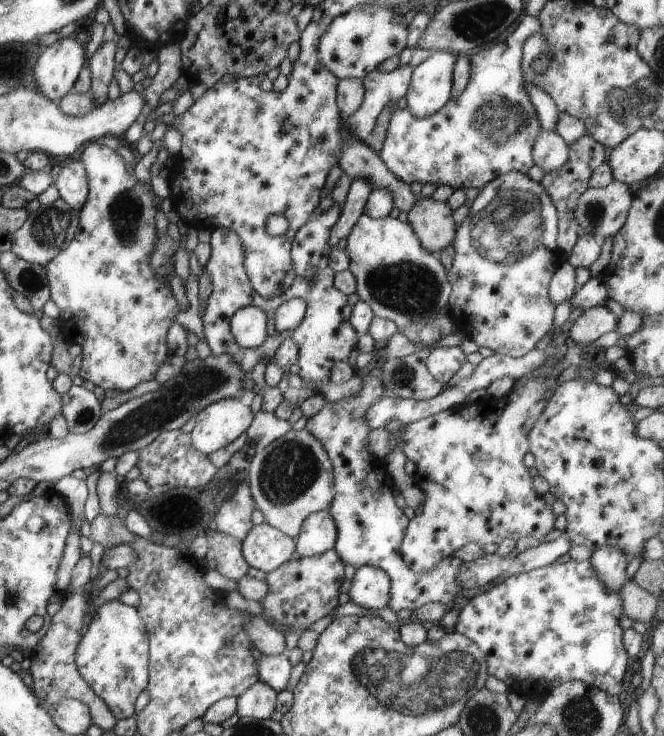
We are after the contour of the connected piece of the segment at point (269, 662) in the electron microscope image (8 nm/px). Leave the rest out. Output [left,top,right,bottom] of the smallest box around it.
[256,652,292,692]

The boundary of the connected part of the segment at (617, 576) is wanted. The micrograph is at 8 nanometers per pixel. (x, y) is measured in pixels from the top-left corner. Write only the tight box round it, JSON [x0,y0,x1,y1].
[590,544,628,592]

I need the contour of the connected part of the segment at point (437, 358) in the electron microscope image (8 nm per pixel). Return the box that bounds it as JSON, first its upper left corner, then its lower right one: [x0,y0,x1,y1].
[426,345,466,384]

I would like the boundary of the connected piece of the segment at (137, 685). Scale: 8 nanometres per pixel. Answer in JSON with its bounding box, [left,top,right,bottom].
[75,598,149,720]

